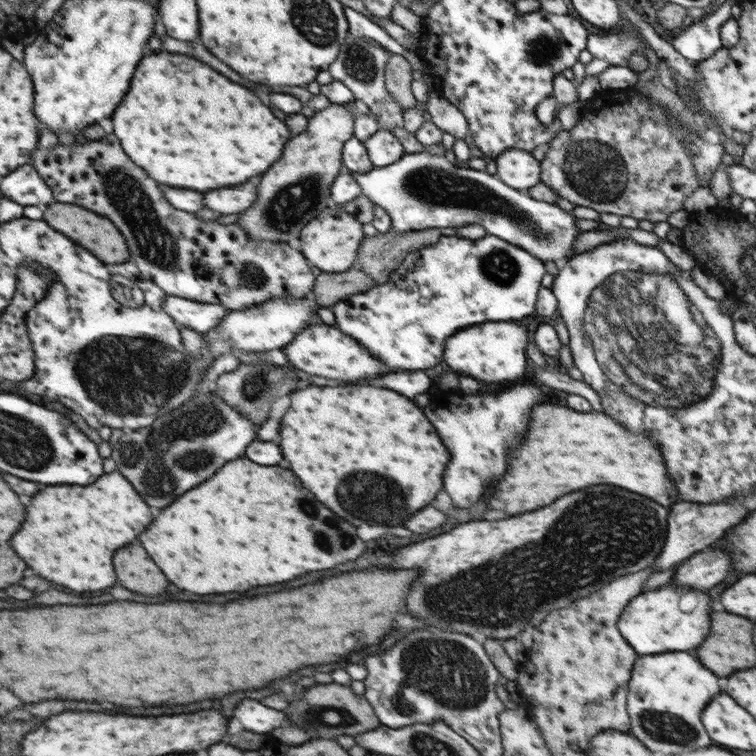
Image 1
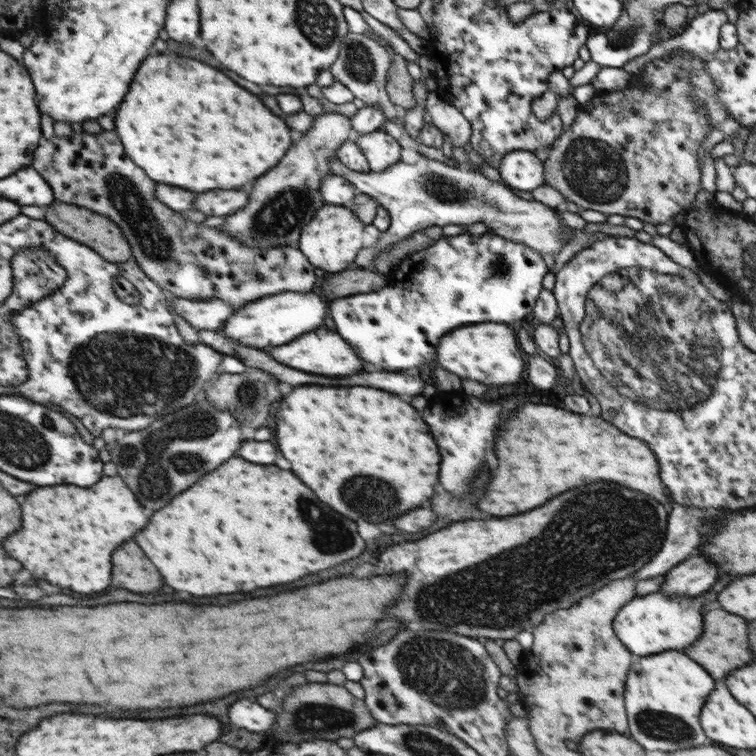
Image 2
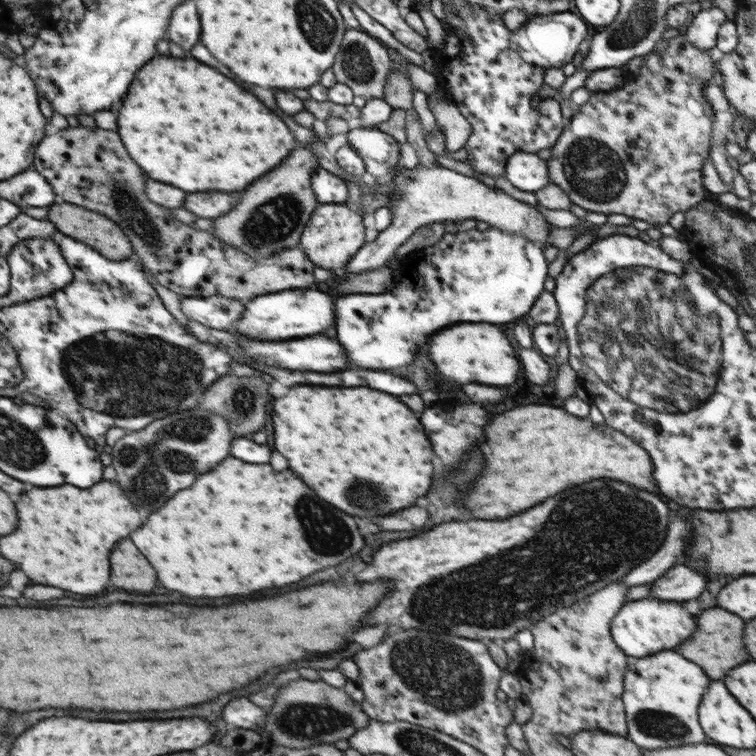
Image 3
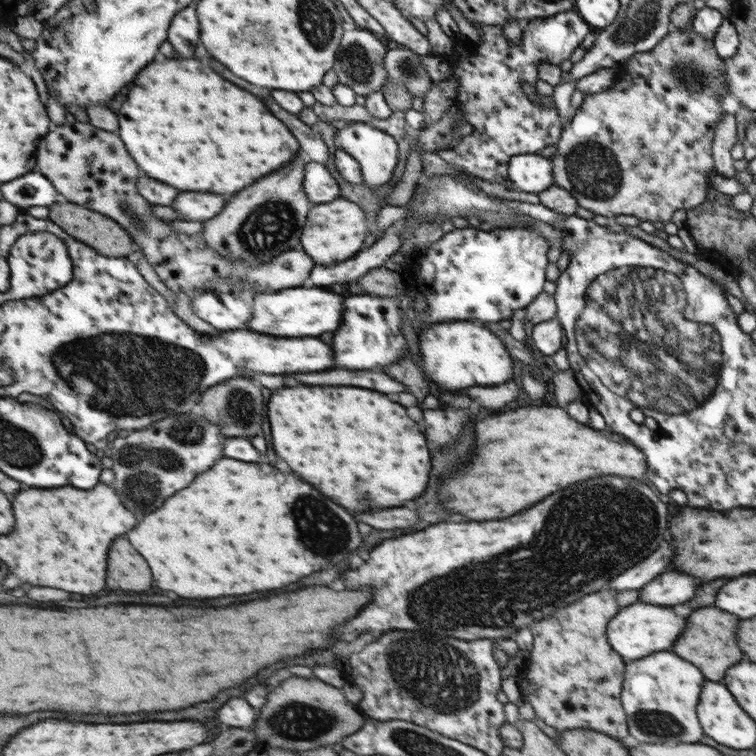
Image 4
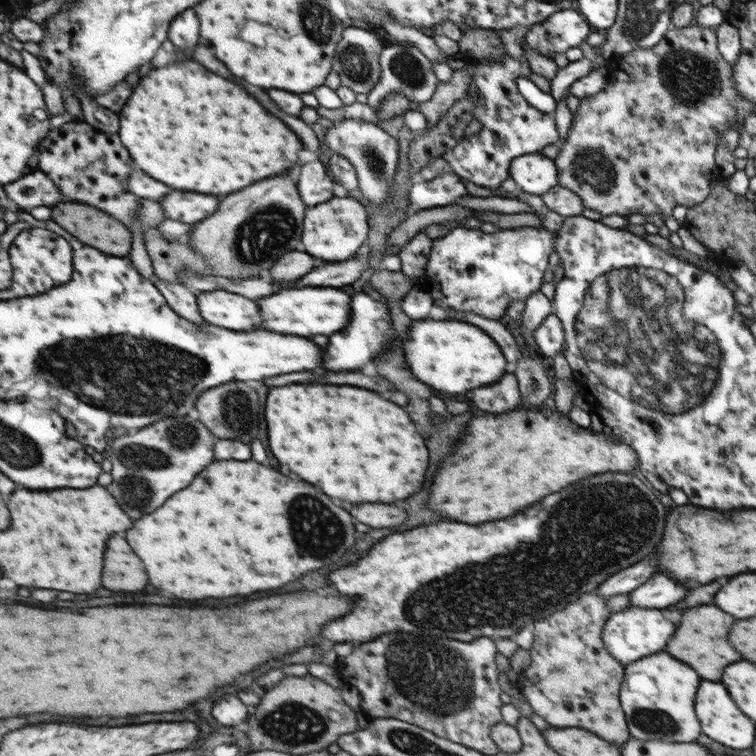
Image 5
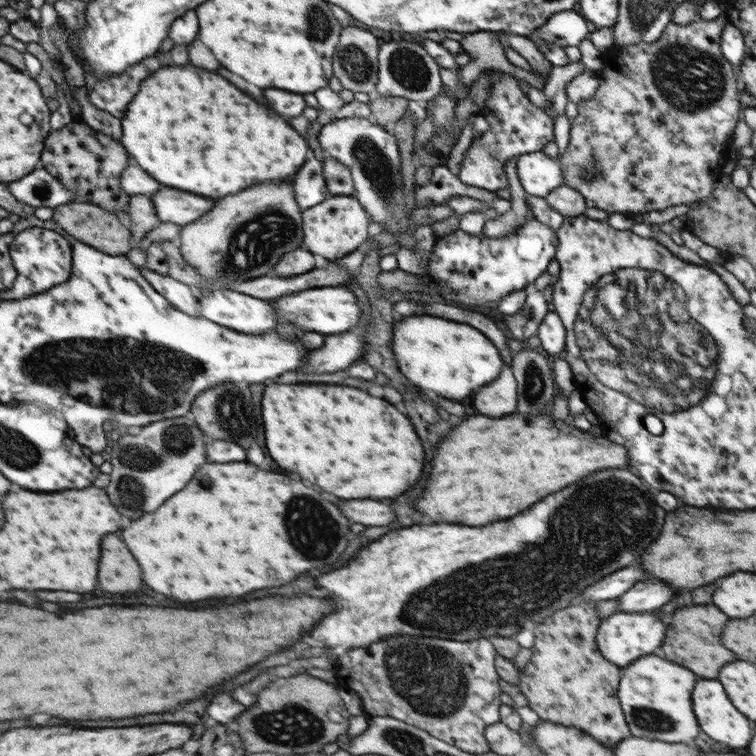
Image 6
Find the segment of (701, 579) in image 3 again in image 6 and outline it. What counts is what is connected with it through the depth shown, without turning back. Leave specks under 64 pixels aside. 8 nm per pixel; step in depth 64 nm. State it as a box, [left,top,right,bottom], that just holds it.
[618,580,675,612]

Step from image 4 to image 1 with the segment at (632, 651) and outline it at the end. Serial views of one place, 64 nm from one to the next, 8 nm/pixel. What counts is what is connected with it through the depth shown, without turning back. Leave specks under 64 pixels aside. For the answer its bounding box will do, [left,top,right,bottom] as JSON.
[617,583,709,655]

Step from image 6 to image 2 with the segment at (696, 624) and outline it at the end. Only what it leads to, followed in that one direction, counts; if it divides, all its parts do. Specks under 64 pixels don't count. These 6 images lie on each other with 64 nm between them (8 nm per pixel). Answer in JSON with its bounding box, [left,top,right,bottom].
[685,610,753,678]

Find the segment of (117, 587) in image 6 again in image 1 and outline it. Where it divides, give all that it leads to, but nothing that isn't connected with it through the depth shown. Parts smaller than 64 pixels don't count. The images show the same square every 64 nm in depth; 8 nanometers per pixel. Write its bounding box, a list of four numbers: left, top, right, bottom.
[115,546,169,594]

